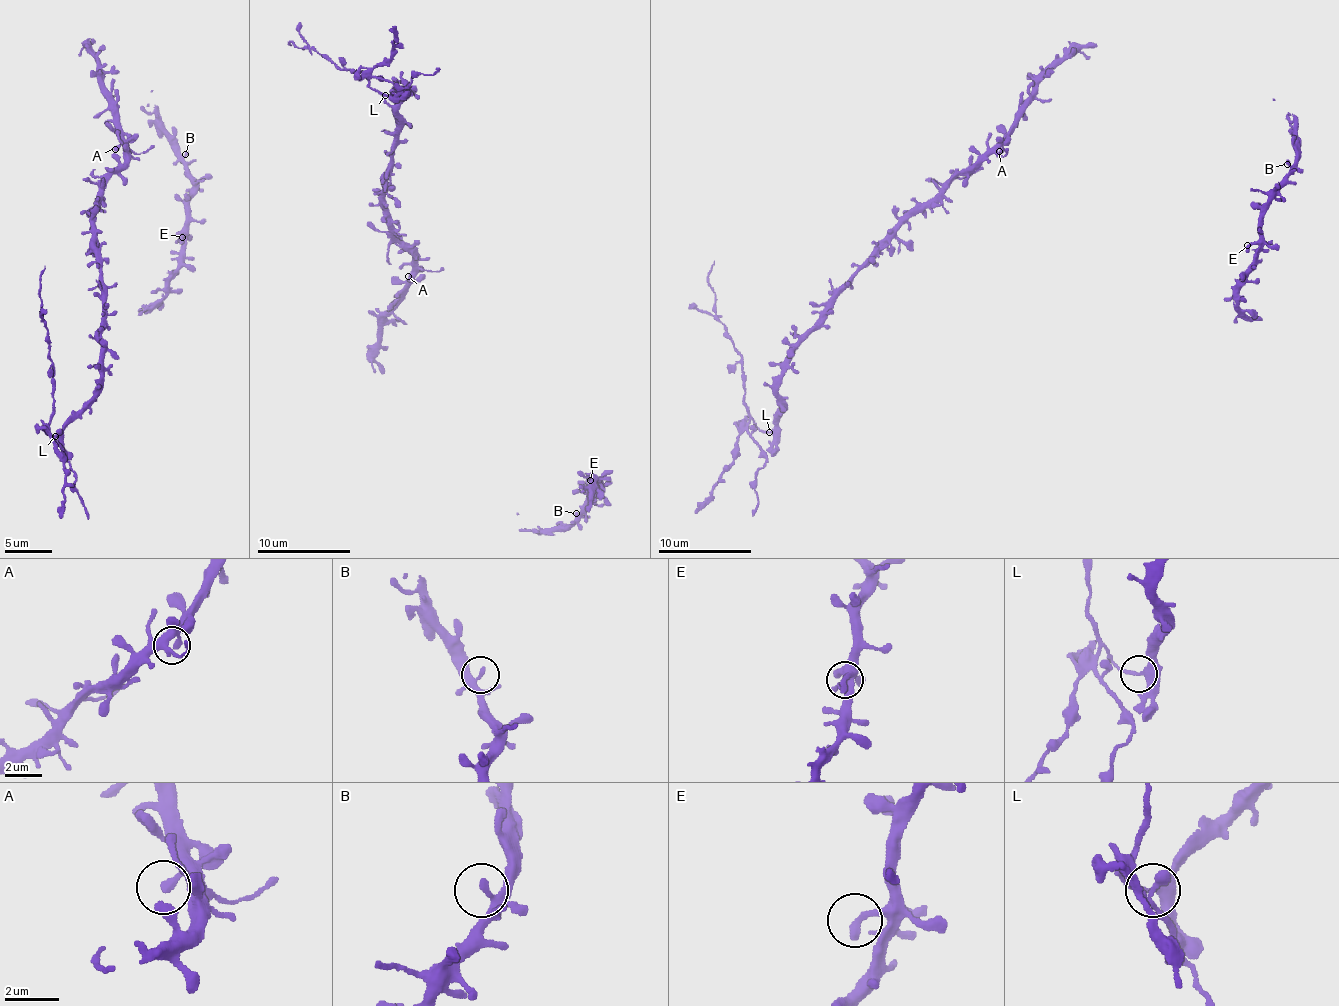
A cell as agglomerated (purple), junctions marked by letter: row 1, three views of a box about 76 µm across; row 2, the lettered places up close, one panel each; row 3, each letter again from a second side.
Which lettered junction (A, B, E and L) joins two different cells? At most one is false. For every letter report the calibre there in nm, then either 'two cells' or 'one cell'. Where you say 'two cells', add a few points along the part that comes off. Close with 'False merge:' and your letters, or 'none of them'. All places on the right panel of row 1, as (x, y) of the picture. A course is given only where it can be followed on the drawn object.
A: calibre 300 nm; one cell
B: calibre 190 nm; one cell
E: calibre 320 nm; one cell
L: calibre 300 nm; two cells; course (768, 432), (756, 427), (744, 401), (742, 359), (727, 327), (715, 315), (709, 271), (714, 261)
False merge: L

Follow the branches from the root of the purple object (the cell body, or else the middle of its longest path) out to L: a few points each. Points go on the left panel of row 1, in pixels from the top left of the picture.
L: (120, 139), (127, 153), (107, 180), (93, 225), (104, 299), (101, 388), (55, 435)

